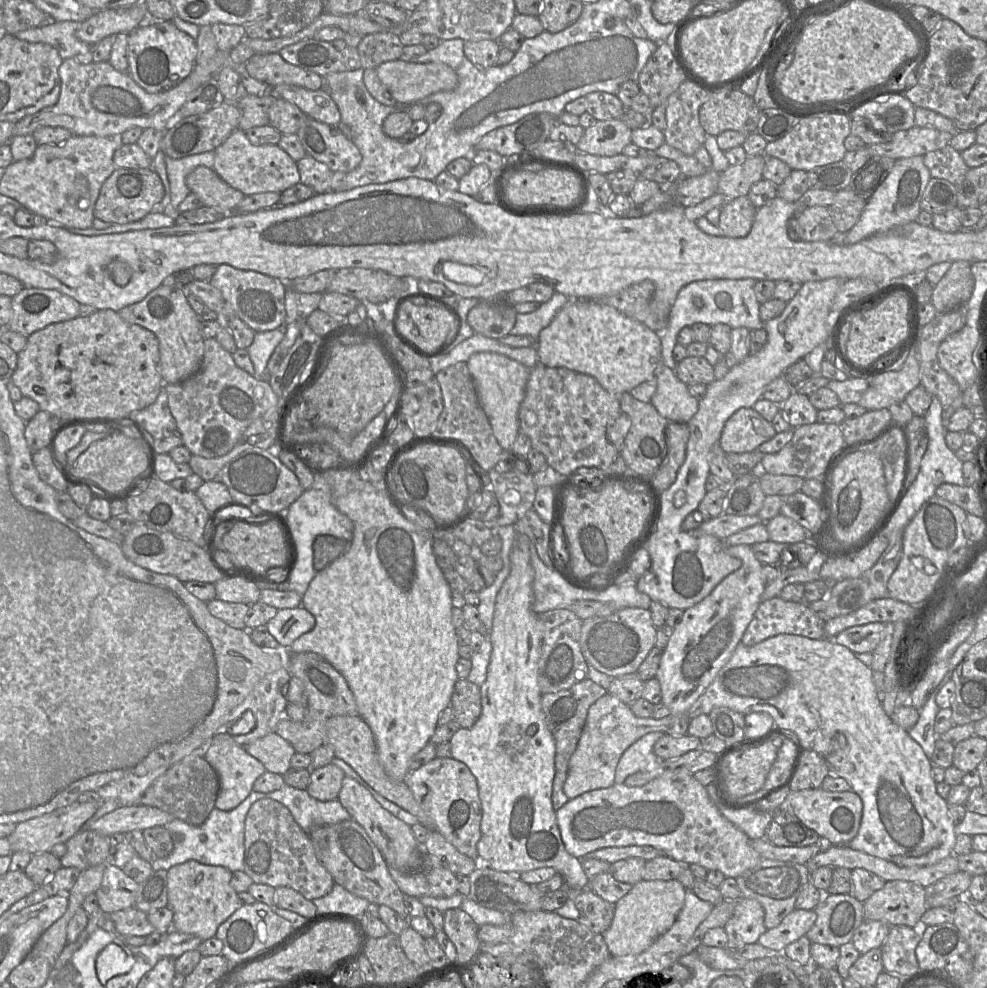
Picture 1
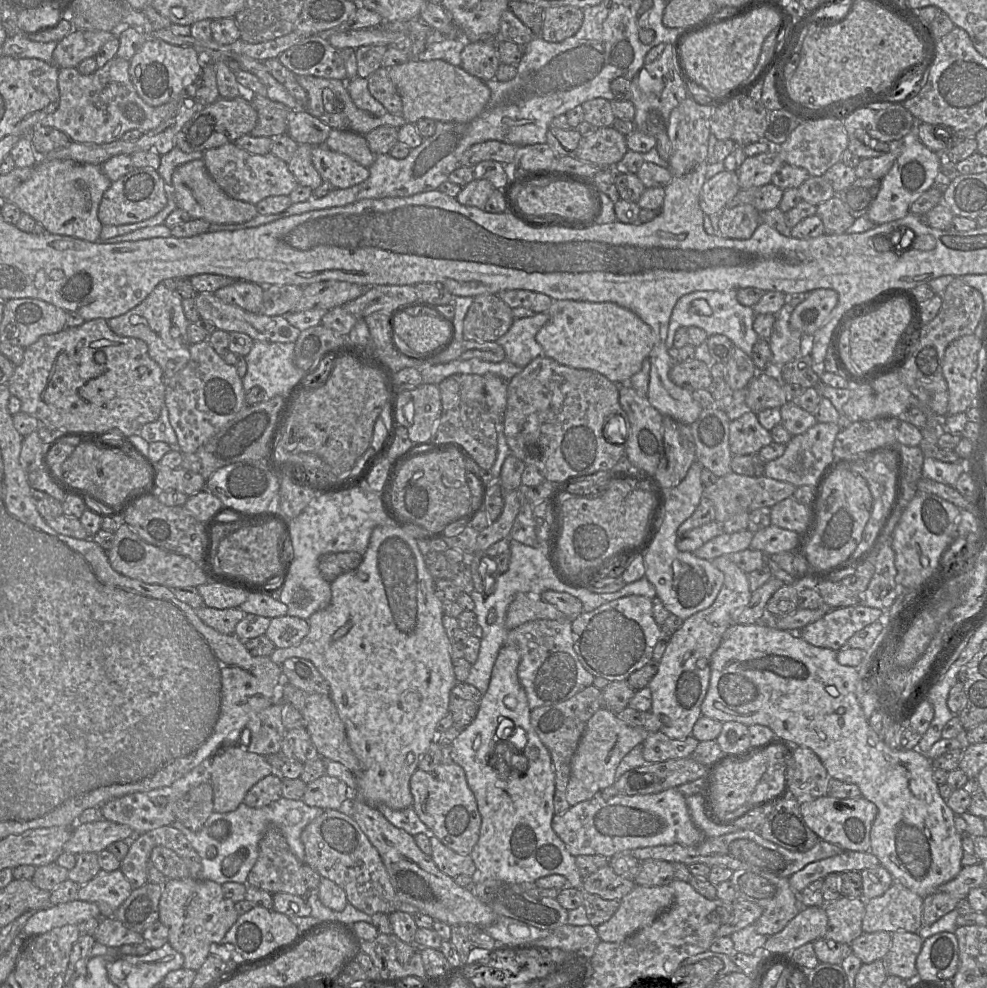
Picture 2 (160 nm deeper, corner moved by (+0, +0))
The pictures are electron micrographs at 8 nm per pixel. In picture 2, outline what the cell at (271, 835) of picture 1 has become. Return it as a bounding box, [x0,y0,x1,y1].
[247,826,321,897]

